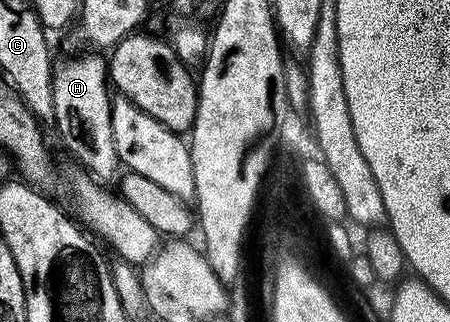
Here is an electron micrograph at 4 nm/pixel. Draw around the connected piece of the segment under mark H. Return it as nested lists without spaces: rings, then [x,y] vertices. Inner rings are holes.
[[[99,53],[84,54],[81,58],[68,58],[52,72],[54,96],[54,129],[60,133],[64,146],[85,166],[87,173],[101,183],[115,179],[121,173],[122,163],[118,148],[114,148],[112,127],[112,100],[108,64]]]

